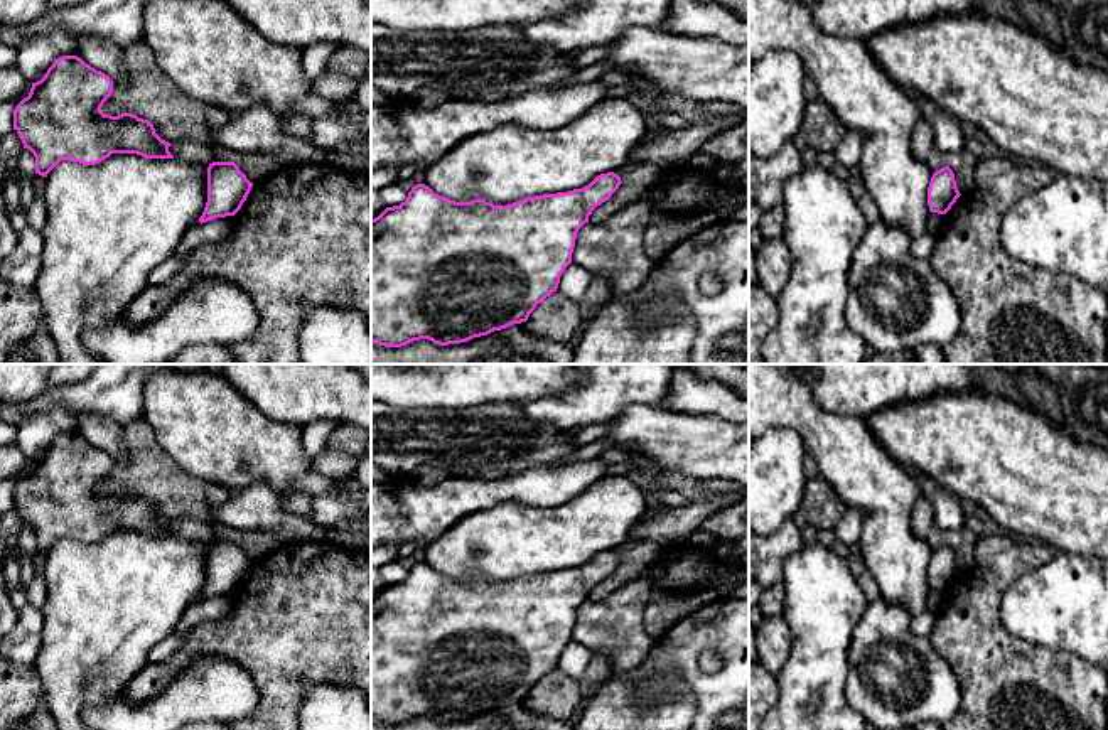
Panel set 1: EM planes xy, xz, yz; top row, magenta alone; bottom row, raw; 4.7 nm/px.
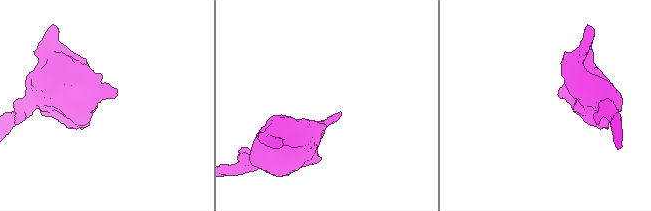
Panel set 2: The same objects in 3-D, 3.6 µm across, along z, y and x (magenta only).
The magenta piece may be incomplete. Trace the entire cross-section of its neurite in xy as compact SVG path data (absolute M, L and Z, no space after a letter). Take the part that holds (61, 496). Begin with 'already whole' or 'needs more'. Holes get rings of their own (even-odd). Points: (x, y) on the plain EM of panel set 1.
already whole | M62 433L52 440L44 455L32 460L30 470L13 487L13 507L24 526L35 534L35 551L47 551L61 539L96 543L111 531L137 531L145 536L174 536L172 521L162 518L148 497L132 491L105 492L101 484L113 470L113 459L78 433Z

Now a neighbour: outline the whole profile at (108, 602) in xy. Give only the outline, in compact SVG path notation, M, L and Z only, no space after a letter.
M111 531L96 543L61 538L46 555L44 578L47 600L40 607L42 644L35 673L46 691L47 713L57 730L93 730L84 720L86 708L125 690L148 663L155 644L174 634L184 612L199 600L207 580L209 541L177 536L145 536L137 531Z

